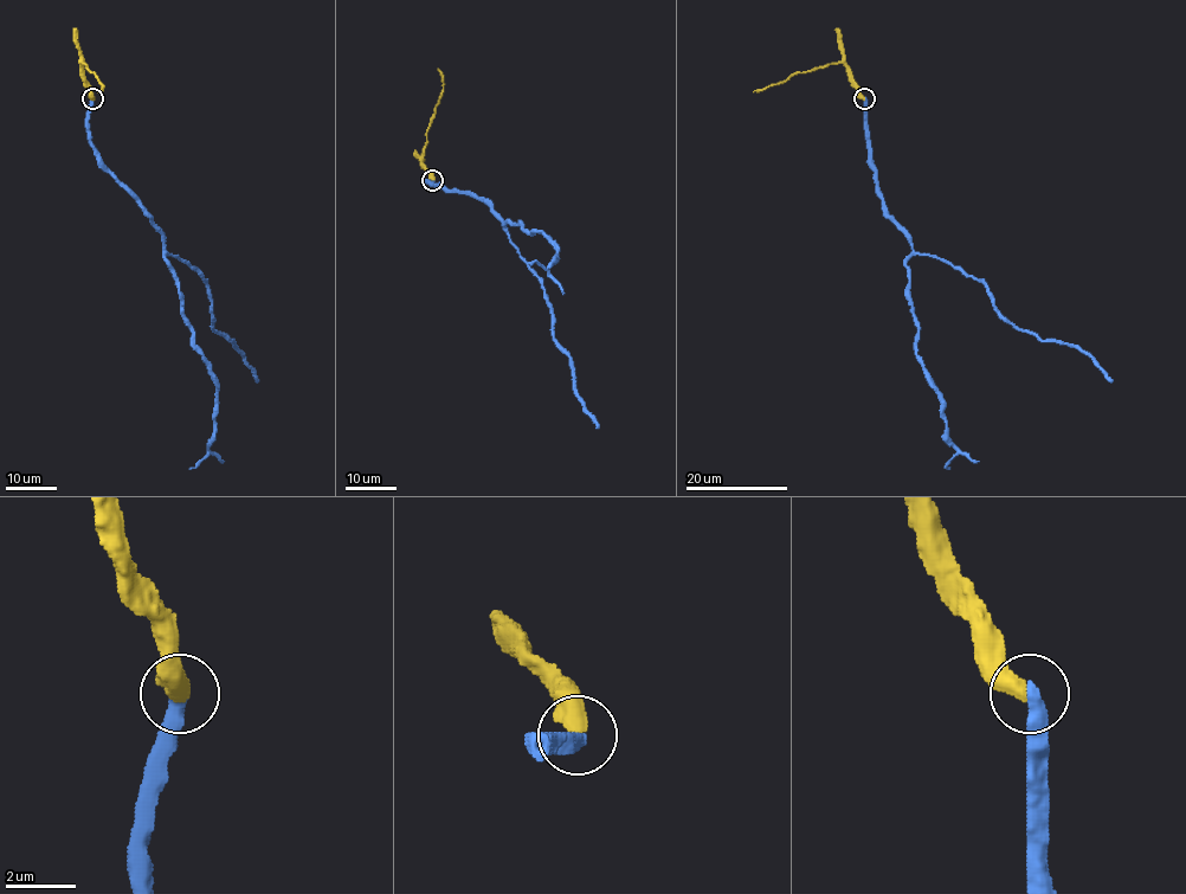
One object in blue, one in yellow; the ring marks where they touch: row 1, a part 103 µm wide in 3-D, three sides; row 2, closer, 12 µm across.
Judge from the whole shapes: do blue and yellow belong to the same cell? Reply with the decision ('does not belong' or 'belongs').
belongs

